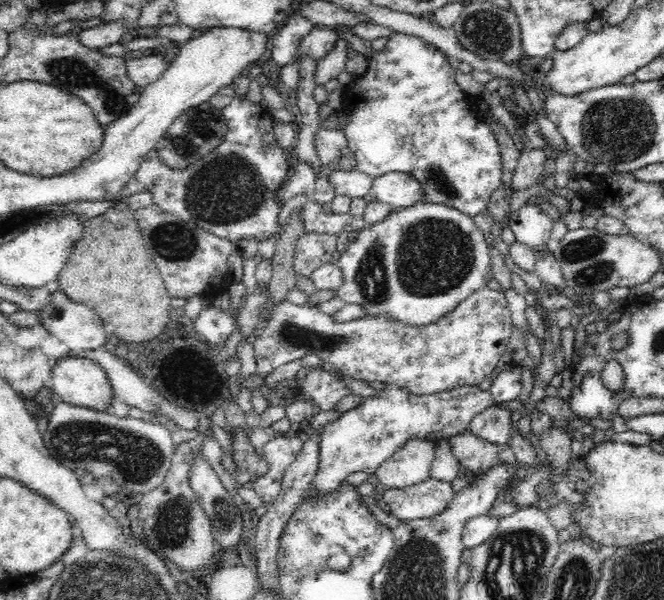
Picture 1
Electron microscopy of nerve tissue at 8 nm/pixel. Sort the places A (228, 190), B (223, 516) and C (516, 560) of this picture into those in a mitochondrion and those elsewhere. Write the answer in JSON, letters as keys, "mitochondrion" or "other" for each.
{"A":"mitochondrion","B":"mitochondrion","C":"mitochondrion"}

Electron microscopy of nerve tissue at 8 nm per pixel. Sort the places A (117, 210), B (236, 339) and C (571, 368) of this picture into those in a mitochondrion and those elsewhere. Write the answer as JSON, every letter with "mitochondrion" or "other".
{"A":"other","B":"other","C":"other"}

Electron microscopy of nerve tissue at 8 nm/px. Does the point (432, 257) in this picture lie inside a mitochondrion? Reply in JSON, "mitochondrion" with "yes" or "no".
{"mitochondrion":"yes"}

